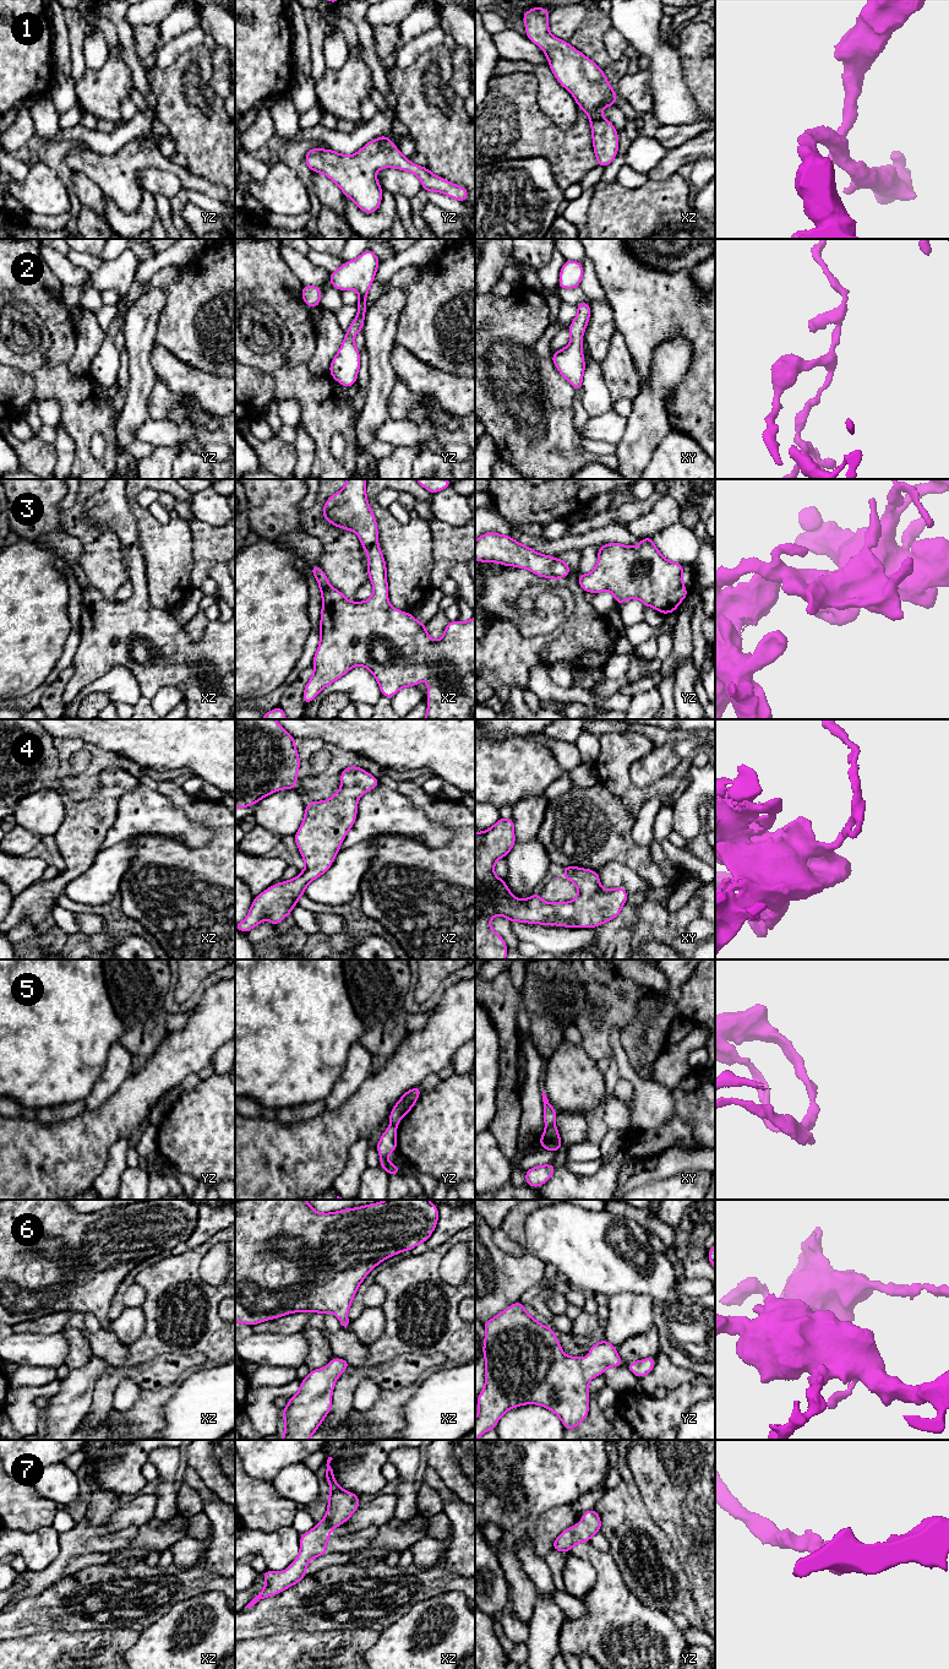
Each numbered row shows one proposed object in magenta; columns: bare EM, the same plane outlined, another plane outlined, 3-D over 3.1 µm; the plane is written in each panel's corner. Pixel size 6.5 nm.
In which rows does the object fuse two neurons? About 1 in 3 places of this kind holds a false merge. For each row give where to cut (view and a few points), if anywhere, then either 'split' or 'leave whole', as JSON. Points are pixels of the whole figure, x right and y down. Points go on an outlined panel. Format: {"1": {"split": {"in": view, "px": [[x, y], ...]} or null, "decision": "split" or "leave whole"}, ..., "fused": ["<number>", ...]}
{"1": {"split": null, "decision": "leave whole"}, "2": {"split": null, "decision": "leave whole"}, "3": {"split": null, "decision": "leave whole"}, "4": {"split": null, "decision": "leave whole"}, "5": {"split": {"in": "xy", "px": [[554, 1124], [546, 1126]]}, "decision": "split"}, "6": {"split": null, "decision": "leave whole"}, "7": {"split": null, "decision": "leave whole"}, "fused": ["5"]}

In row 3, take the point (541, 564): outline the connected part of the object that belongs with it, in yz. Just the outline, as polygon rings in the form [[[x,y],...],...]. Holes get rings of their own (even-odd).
[[[487,532],[475,540],[475,560],[527,569],[552,581],[571,575],[566,561],[539,554],[513,538],[495,532]]]

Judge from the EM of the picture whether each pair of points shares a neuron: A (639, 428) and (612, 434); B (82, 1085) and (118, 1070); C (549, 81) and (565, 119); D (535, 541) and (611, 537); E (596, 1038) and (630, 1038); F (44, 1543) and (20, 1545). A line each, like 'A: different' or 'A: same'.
A: different
B: different
C: same
D: same
E: different
F: same

